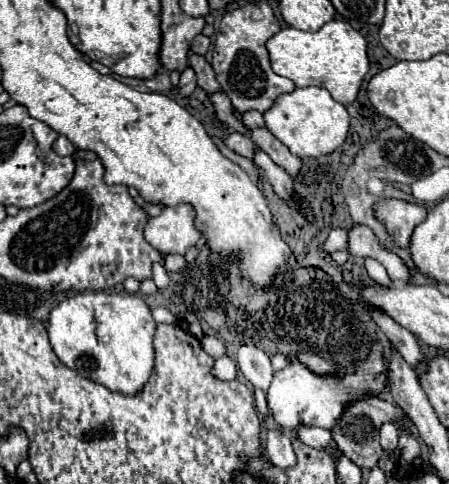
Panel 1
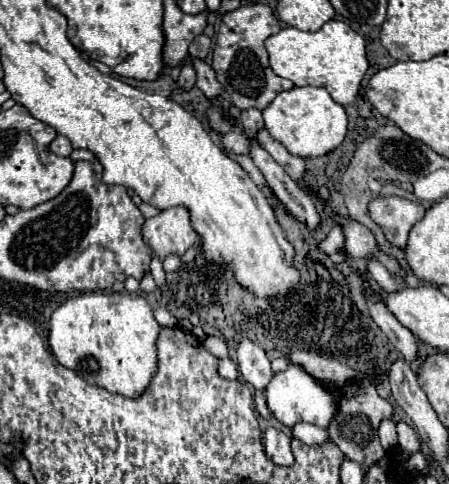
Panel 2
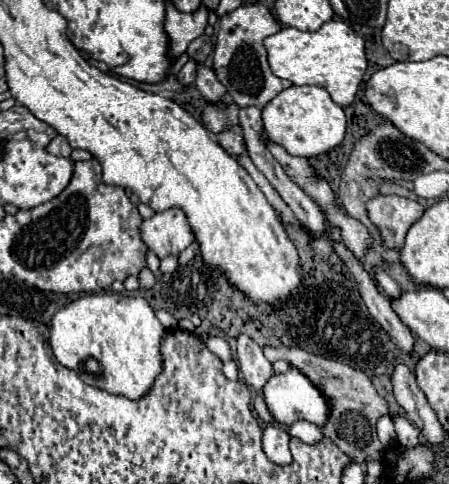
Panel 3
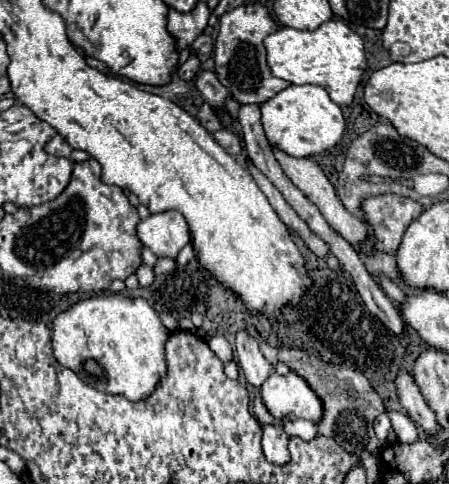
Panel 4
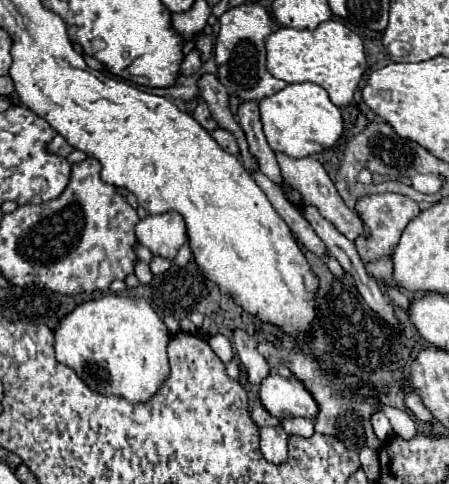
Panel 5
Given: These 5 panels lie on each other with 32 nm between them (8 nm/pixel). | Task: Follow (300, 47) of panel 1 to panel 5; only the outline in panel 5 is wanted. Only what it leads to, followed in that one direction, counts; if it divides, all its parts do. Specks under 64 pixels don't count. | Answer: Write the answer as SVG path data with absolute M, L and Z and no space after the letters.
M326 20L314 30L296 30L296 28L278 28L266 38L266 68L274 78L280 78L284 82L312 82L322 86L330 100L342 108L352 102L354 90L358 88L362 74L366 70L366 56L364 56L364 46L358 34L348 30L340 20Z

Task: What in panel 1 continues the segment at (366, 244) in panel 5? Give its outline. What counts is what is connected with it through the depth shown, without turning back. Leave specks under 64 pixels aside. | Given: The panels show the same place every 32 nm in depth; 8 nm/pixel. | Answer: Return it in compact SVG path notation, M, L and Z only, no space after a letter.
M386 198L372 206L376 220L386 226L386 232L400 248L410 246L412 230L426 218L428 210L422 204L412 204L398 198Z

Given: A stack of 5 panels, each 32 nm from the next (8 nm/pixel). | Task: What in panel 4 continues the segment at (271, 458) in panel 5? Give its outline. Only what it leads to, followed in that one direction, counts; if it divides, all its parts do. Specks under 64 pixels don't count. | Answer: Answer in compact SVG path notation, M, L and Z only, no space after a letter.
M280 424L262 428L262 452L272 464L286 464L290 460L288 434Z

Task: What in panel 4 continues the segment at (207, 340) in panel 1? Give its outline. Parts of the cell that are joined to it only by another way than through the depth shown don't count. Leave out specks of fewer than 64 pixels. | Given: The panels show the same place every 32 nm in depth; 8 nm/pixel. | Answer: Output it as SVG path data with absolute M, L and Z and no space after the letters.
M212 336L208 340L208 346L212 348L212 352L222 360L222 362L230 362L232 360L232 346L224 336Z

